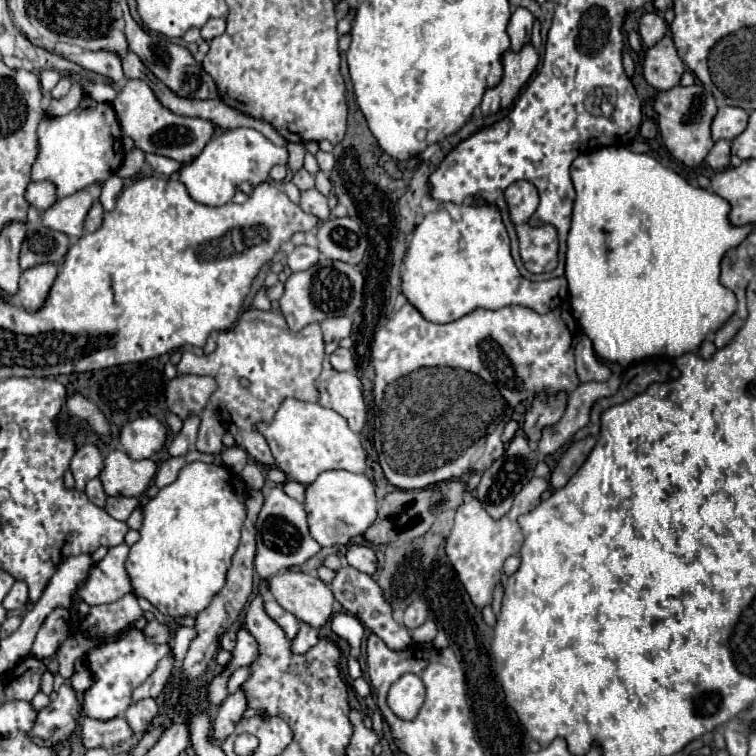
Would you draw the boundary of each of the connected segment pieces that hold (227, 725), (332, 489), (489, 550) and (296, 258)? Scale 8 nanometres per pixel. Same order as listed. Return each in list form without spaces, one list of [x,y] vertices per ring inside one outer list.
[[[242,690],[228,696],[224,700],[224,704],[218,708],[216,718],[212,720],[212,740],[216,740],[218,746],[222,746],[222,742],[234,732],[234,726],[242,718],[242,712],[246,708],[248,706],[246,706],[246,698],[244,698]]]
[[[326,470],[306,486],[304,496],[308,528],[320,546],[346,546],[354,536],[362,536],[376,520],[374,486],[364,474],[352,474],[348,470]]]
[[[546,478],[530,480],[520,490],[520,494],[514,498],[514,506],[512,506],[510,514],[502,520],[492,520],[476,498],[472,498],[470,502],[462,504],[456,510],[454,528],[452,528],[452,532],[446,540],[446,554],[448,554],[448,560],[454,566],[460,582],[464,584],[466,592],[470,594],[470,598],[476,604],[478,610],[482,610],[484,604],[492,602],[492,590],[494,590],[494,584],[500,582],[504,560],[518,554],[522,547],[524,537],[516,518],[534,510],[542,502],[542,492],[548,490],[548,488],[550,488],[550,484],[546,482]]]
[[[296,246],[290,254],[288,254],[288,266],[292,272],[300,272],[300,270],[308,270],[312,264],[316,264],[320,252],[318,248],[312,246]]]

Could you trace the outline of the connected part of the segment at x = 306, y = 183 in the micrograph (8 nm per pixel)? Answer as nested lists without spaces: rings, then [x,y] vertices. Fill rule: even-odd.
[[[300,168],[298,172],[292,174],[292,182],[300,188],[300,190],[310,190],[314,186],[314,176],[306,170],[306,168]]]

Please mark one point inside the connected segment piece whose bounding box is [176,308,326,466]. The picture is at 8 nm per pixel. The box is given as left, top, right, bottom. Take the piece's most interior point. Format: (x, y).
(257, 365)

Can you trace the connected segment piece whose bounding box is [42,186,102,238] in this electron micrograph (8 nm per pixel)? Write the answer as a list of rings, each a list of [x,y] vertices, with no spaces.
[[[90,186],[86,190],[80,190],[72,196],[56,200],[50,208],[42,212],[42,224],[46,228],[64,232],[68,236],[80,238],[82,236],[82,224],[90,210],[90,206],[98,200],[102,186]]]

